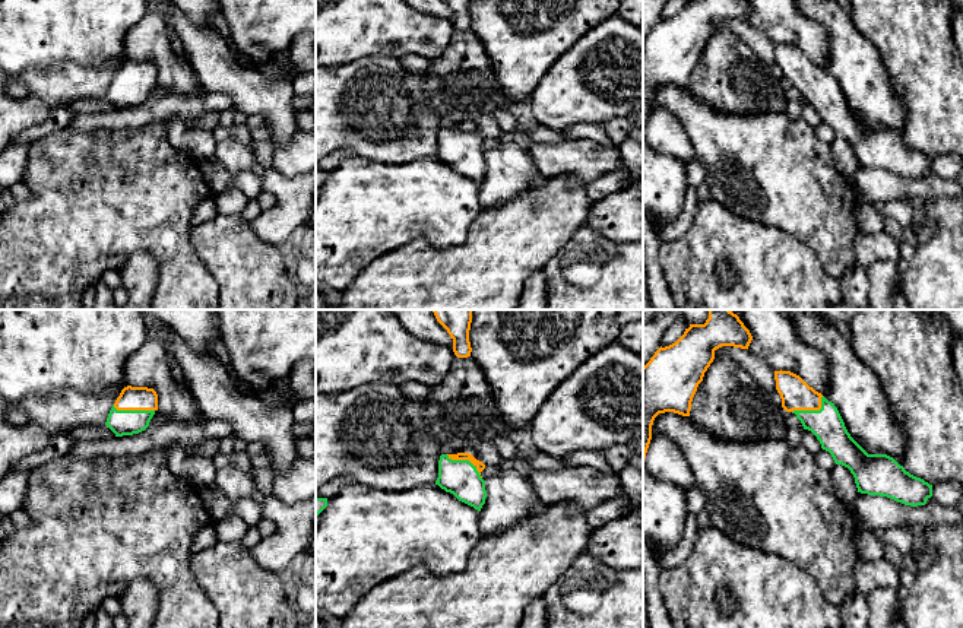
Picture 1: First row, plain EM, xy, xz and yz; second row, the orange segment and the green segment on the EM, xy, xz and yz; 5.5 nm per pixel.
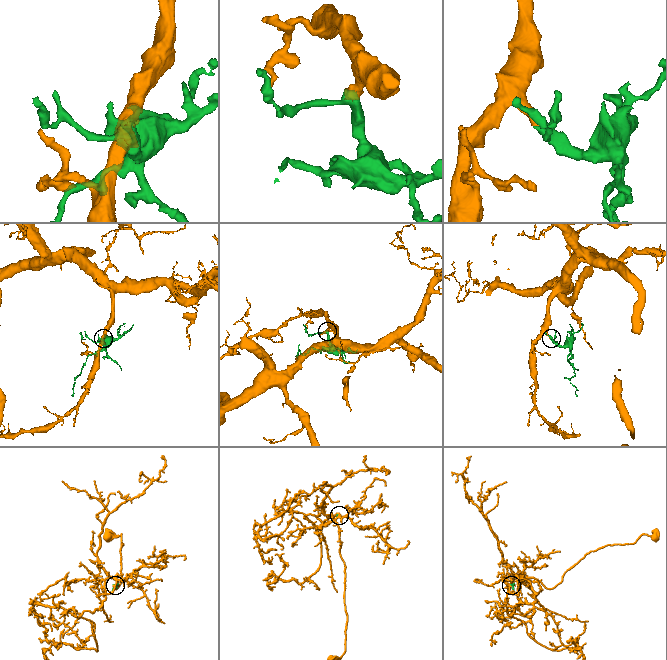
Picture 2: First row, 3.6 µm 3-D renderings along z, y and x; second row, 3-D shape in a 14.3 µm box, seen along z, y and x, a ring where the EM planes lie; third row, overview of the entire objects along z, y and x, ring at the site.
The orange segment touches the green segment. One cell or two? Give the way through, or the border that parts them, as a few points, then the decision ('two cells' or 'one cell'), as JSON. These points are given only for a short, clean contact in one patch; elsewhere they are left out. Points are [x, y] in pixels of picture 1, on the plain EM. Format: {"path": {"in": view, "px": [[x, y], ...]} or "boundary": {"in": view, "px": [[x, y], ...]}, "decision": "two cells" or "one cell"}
{"decision": "one cell"}

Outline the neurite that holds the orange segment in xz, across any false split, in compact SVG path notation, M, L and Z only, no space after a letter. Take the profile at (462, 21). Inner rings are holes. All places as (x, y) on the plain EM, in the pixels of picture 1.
M444 0L453 12L453 25L457 31L471 29L472 20L469 15L471 0Z

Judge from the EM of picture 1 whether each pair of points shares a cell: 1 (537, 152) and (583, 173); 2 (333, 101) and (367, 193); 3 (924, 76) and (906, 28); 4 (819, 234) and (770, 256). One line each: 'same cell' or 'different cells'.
1: same cell
2: different cells
3: same cell
4: different cells

